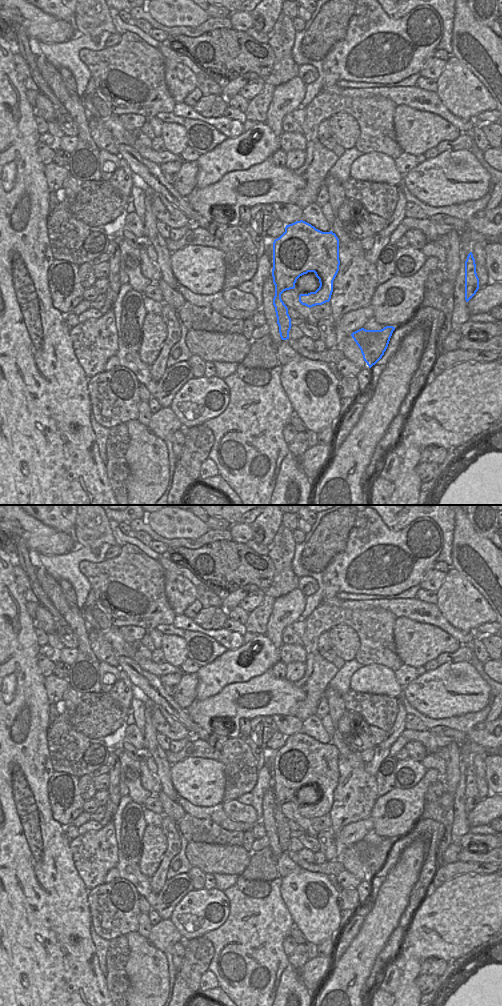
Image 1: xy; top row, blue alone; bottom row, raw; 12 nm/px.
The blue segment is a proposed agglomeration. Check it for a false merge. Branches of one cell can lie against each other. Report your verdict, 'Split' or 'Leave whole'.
Split

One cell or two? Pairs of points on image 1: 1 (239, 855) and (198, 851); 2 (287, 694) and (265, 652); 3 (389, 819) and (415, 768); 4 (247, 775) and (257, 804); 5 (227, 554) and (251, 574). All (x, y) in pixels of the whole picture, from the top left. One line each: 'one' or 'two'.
1: one
2: two
3: two
4: two
5: one

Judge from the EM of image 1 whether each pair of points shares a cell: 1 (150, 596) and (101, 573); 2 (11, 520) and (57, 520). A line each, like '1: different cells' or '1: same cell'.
1: same cell
2: different cells

